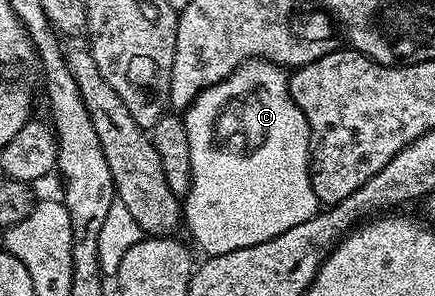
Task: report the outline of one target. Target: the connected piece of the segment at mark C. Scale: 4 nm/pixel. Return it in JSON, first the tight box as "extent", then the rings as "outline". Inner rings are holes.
{"extent":[182,59,318,256],"outline":[[[249,59],[230,77],[213,85],[212,175],[200,179],[200,199],[196,199],[196,191],[188,191],[182,199],[183,226],[188,226],[205,256],[270,241],[270,237],[278,237],[278,233],[286,233],[286,229],[316,215],[318,200],[308,172],[312,134],[302,109],[290,97],[288,76],[285,68],[267,59]],[[232,93],[236,93],[236,105],[216,123],[214,109]]]}

